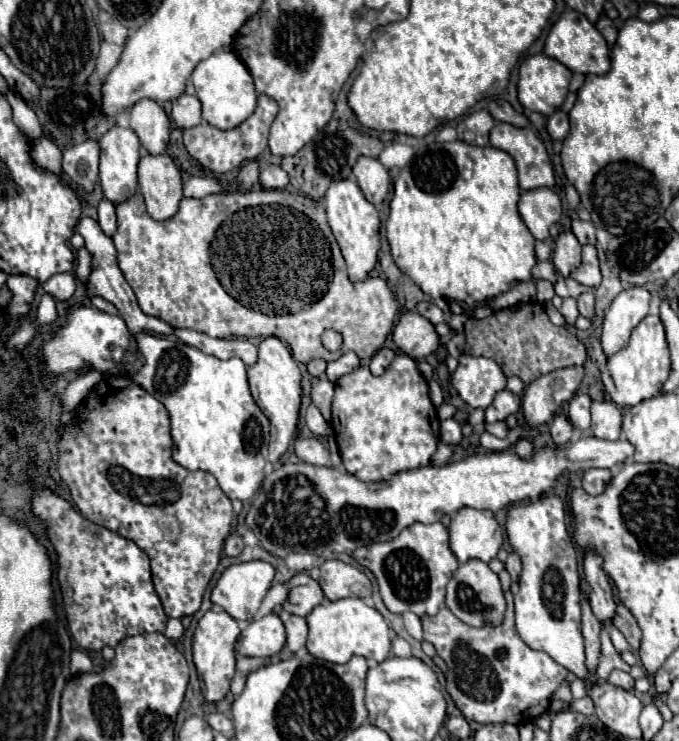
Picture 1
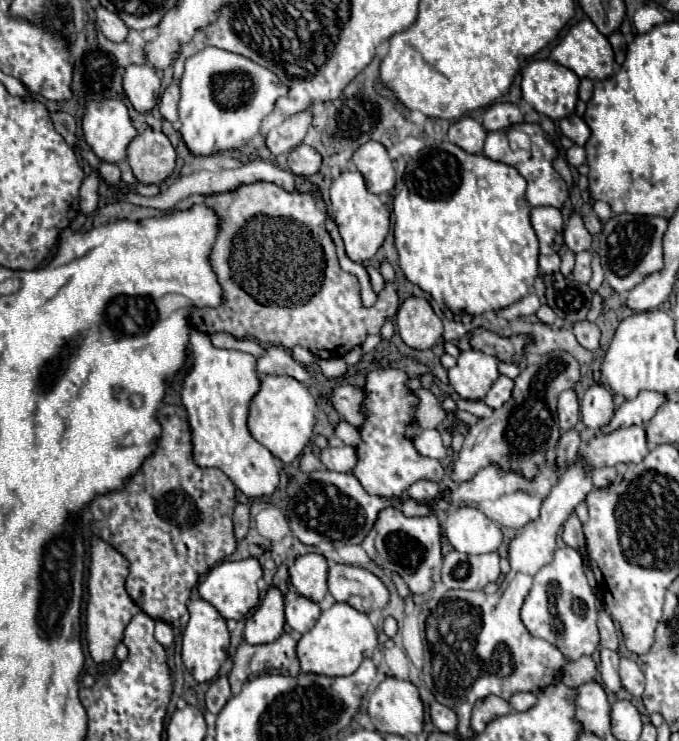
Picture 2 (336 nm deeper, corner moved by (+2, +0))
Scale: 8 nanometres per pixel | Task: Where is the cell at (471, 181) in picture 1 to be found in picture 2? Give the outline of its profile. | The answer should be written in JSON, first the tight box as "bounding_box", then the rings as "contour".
{"bounding_box":[393,142,539,314],"contour":[[[441,142],[435,146],[423,148],[415,158],[411,158],[407,162],[403,182],[405,182],[403,190],[393,200],[393,214],[395,214],[393,234],[395,234],[395,248],[399,252],[399,266],[409,282],[413,282],[423,292],[427,292],[435,302],[443,302],[451,312],[467,312],[467,314],[483,314],[489,310],[499,310],[499,308],[511,306],[531,292],[531,286],[533,286],[535,278],[539,276],[539,266],[537,266],[539,242],[537,242],[537,236],[535,236],[533,226],[529,222],[531,206],[525,200],[527,182],[523,180],[523,176],[515,168],[511,168],[503,162],[495,162],[495,160],[487,158],[485,154],[469,154],[451,142]]]}

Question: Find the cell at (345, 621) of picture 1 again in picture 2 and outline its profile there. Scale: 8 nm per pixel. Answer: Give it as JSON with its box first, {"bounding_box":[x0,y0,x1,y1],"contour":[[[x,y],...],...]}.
{"bounding_box":[297,602,377,676],"contour":[[[335,602],[329,610],[321,612],[317,624],[305,632],[297,642],[297,658],[303,672],[323,676],[349,676],[365,658],[371,658],[377,648],[377,630],[369,616],[355,610],[345,602]]]}

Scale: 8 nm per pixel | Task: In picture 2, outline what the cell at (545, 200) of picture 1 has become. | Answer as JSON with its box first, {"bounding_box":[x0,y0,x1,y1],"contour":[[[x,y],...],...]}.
{"bounding_box":[531,208,563,254],"contour":[[[531,208],[531,224],[539,238],[541,254],[555,254],[563,244],[563,218],[557,208]]]}

